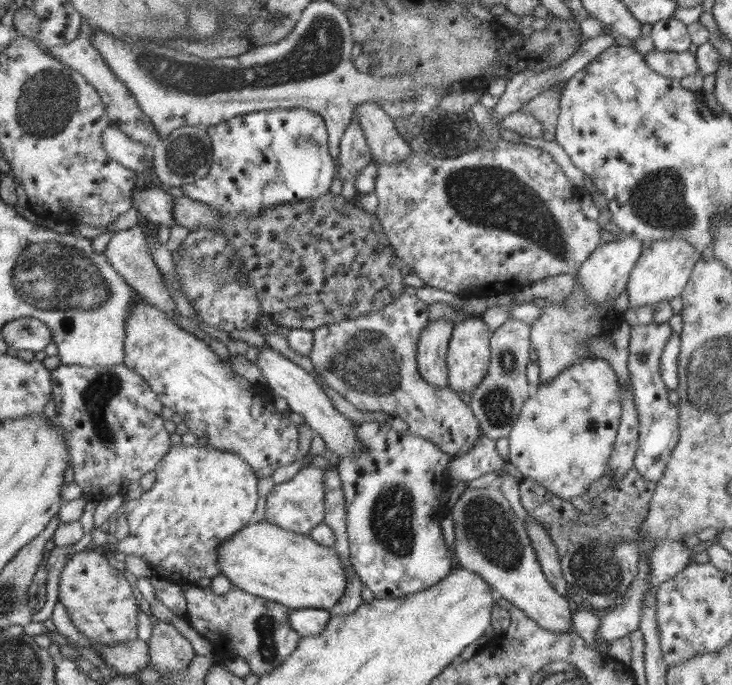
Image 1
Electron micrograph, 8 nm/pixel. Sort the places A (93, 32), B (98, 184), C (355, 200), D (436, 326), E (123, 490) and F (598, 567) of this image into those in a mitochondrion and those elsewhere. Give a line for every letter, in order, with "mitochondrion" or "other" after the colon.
A: other
B: other
C: other
D: other
E: other
F: mitochondrion

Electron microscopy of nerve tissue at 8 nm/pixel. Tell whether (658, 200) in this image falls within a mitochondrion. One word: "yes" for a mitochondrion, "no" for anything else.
yes

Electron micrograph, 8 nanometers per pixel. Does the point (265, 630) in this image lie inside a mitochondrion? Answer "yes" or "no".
yes

